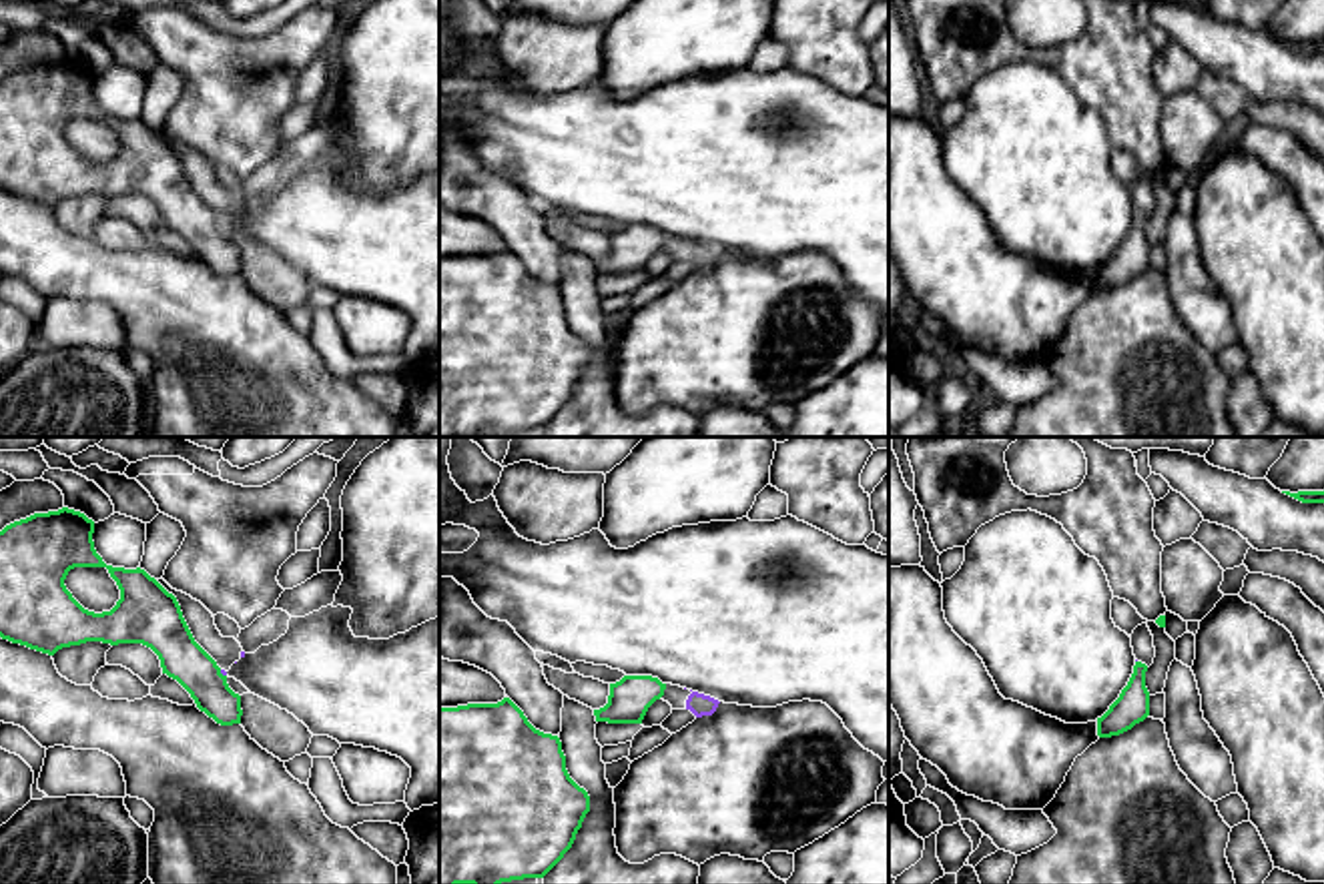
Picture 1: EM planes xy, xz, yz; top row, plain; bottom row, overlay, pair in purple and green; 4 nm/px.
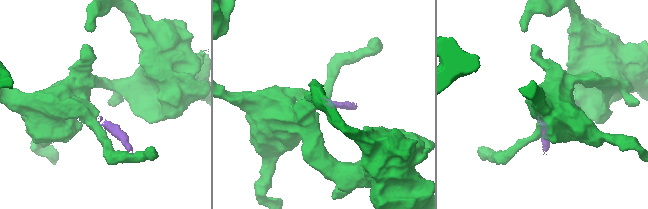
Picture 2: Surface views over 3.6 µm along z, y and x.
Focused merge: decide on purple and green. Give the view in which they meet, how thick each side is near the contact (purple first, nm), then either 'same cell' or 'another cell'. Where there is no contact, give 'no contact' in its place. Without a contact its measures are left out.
meets purple in xy; 20 nm thick on the purple side, 180 nm on the other; another cell

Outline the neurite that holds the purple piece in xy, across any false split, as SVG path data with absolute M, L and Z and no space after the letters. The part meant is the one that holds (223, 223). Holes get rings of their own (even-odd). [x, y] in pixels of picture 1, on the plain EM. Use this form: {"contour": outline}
{"contour": "M162 128L156 132L177 148L195 192L217 212L221 225L227 227L231 216L245 208L241 194L235 188L221 186L213 164L201 152L173 140Z"}

